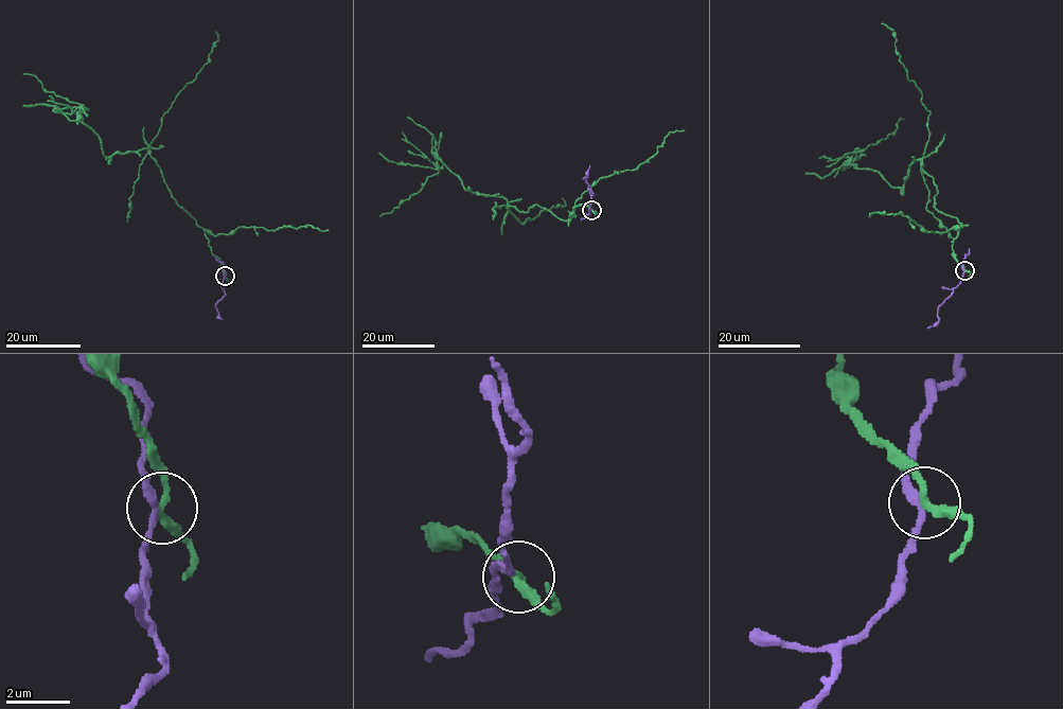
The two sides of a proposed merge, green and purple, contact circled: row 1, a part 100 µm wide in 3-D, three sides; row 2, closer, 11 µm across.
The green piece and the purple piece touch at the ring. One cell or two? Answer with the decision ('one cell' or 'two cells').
two cells

